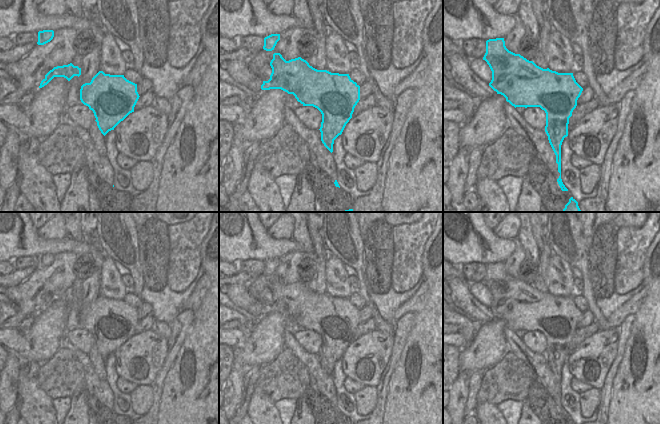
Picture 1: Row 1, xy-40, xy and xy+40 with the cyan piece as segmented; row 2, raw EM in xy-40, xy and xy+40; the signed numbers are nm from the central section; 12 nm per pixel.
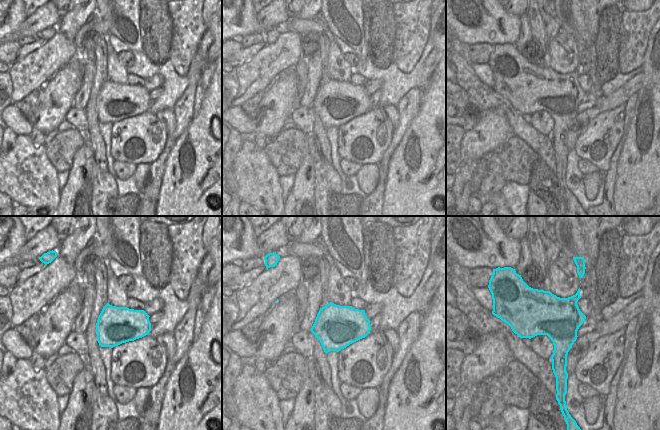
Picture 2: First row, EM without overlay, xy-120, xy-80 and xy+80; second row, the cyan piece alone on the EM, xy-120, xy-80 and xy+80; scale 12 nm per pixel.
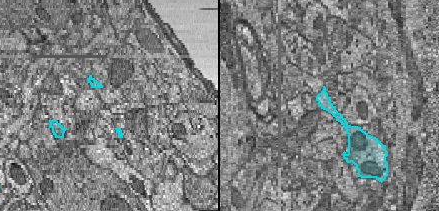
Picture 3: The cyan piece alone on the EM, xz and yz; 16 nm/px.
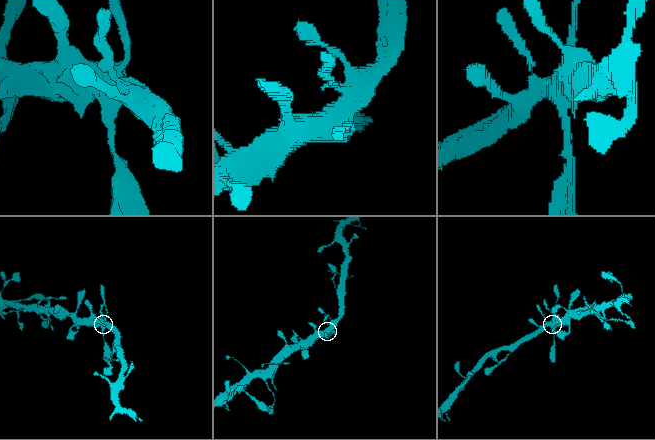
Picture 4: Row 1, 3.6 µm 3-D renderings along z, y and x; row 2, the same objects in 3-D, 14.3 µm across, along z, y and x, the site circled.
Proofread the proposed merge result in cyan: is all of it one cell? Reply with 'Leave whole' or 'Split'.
Leave whole.

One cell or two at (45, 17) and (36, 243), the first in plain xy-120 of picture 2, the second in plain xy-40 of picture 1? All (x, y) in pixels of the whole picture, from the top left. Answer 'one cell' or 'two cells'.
two cells

